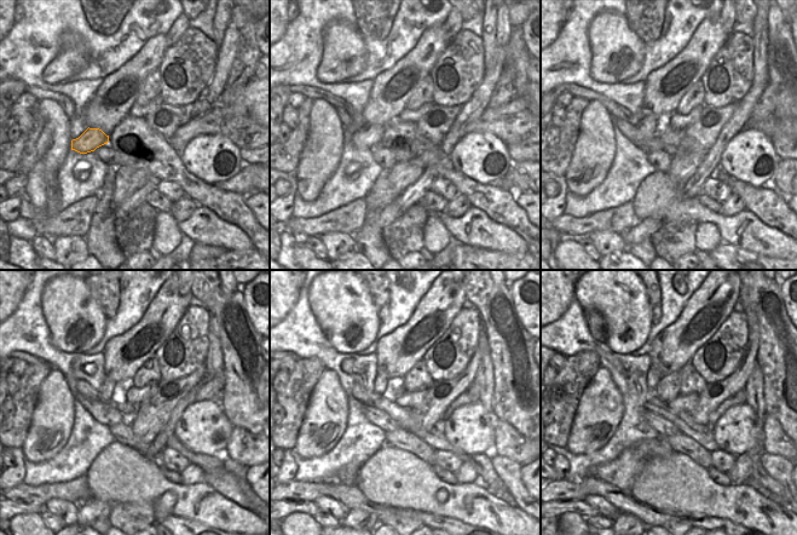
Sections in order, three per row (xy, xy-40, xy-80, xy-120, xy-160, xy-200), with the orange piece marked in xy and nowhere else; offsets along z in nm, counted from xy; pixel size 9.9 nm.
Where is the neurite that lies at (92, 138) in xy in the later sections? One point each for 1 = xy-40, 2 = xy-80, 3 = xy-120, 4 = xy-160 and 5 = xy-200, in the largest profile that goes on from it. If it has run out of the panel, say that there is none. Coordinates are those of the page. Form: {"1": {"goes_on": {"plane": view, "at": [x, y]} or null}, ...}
{"1": {"goes_on": {"plane": "xy-40", "at": [368, 136]}}, "2": {"goes_on": {"plane": "xy-80", "at": [646, 126]}}, "3": {"goes_on": {"plane": "xy-120", "at": [107, 390]}}, "4": {"goes_on": {"plane": "xy-160", "at": [381, 380]}}, "5": {"goes_on": {"plane": "xy-200", "at": [653, 377]}}}

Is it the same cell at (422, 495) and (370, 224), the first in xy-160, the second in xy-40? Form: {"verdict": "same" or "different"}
{"verdict": "different"}

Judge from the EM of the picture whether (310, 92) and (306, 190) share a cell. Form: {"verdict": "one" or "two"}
{"verdict": "two"}

